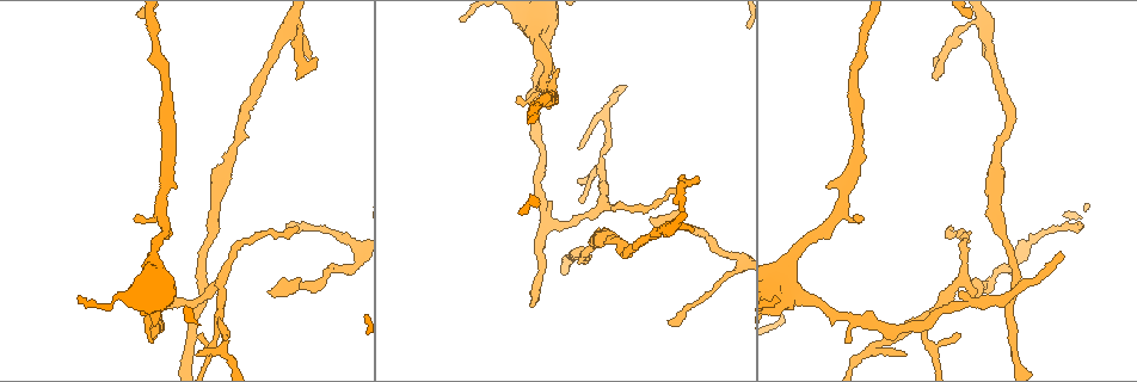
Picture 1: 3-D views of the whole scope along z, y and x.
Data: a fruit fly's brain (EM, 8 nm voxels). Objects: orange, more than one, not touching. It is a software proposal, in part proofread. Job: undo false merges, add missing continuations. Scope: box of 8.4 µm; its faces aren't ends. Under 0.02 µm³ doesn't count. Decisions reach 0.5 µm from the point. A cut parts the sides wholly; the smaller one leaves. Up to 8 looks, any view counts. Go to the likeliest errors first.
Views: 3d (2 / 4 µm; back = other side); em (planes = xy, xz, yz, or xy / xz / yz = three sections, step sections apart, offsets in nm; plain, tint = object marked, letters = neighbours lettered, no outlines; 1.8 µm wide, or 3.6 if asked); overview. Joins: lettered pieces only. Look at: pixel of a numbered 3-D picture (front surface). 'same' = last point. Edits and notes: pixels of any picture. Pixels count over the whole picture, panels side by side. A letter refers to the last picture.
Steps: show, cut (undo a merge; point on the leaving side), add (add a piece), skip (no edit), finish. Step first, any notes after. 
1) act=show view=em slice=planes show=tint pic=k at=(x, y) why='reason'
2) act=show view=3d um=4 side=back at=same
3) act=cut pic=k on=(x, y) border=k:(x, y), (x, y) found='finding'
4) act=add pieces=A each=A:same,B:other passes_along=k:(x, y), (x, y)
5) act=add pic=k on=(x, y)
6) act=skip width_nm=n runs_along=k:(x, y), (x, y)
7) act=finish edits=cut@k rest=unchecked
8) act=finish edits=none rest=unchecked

act=show view=em slice=planes show=tint pic=1 at=(221, 322) why='side arm on a straight run'

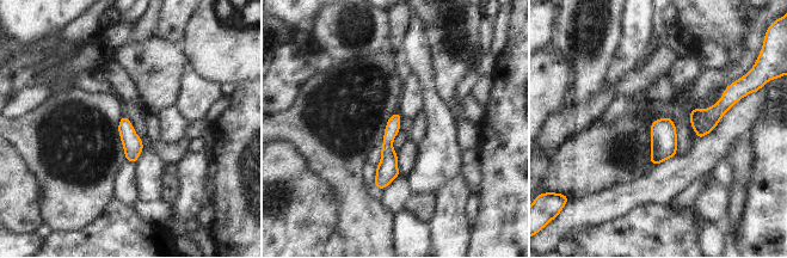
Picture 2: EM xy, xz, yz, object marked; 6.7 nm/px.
act=show view=em slice=planes show=letters at=same why='see the neighbours'

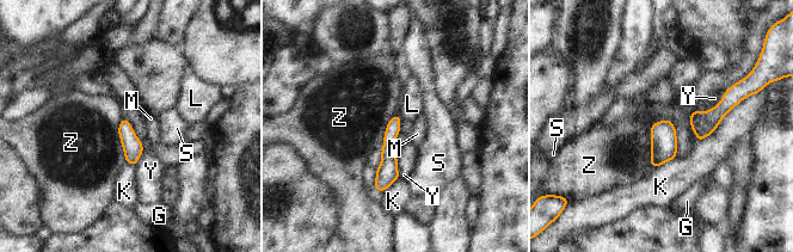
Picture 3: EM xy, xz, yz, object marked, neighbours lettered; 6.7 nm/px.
act=skip each=G:other,K:other,L:other,M:other,S:other,Y:other,Z:other runs_along=3:(397, 117), (381, 188) found='continuous, no second cell'

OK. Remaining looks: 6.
act=show view=3d um=2 side=back pic=1 at=(531, 303) why='branch stops here'

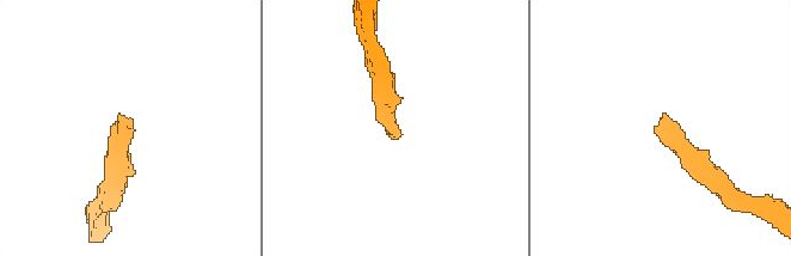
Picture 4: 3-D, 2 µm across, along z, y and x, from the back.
act=show view=em slice=planes show=letters pic=4 at=(667, 115)

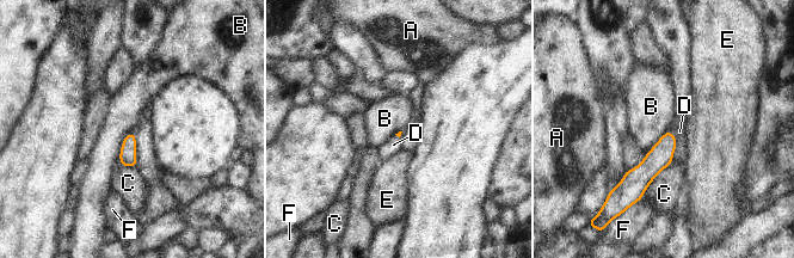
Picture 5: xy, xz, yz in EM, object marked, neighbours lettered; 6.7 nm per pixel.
act=add pieces=D each=A:other,B:other,C:other,D:same,E:other,F:other passes_along=5:(660, 155), (671, 134), (679, 131) found='the cell continues'

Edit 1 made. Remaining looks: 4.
act=show view=overview why='redraw'

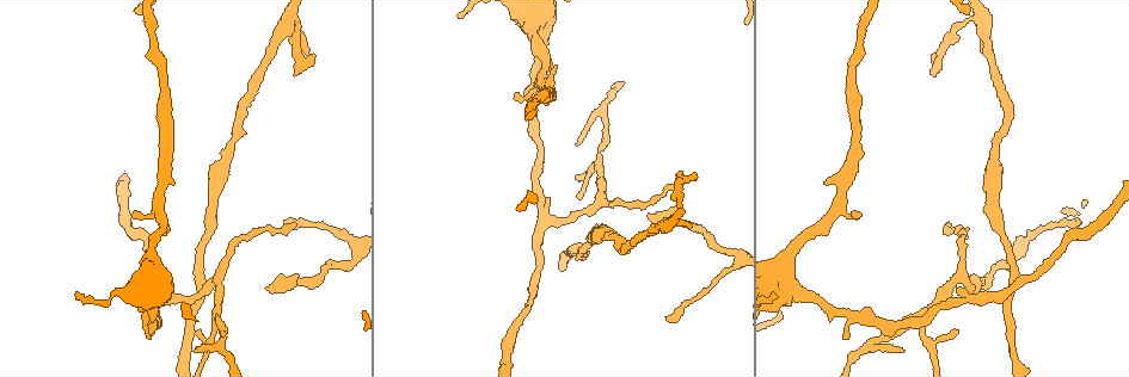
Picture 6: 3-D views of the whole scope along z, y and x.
act=show view=em slice=xy step=4 show=letters pic=6 at=(1080, 223) why='long arm stops here'

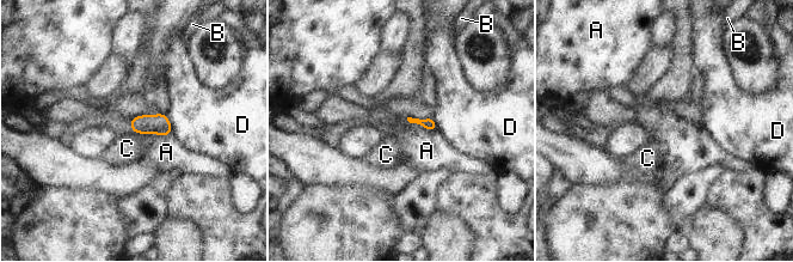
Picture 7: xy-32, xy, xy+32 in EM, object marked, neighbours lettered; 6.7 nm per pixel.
act=show view=em slice=planes show=letters at=same

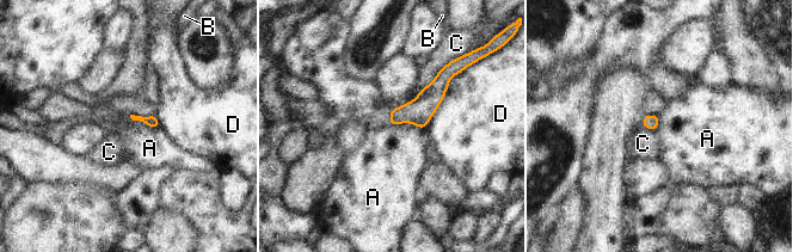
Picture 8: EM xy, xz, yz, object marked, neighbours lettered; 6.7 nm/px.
act=skip each=A:other,B:other,C:other,D:other found='none of them fits'

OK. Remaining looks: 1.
act=finish edits=add@5 rest=unchecked

